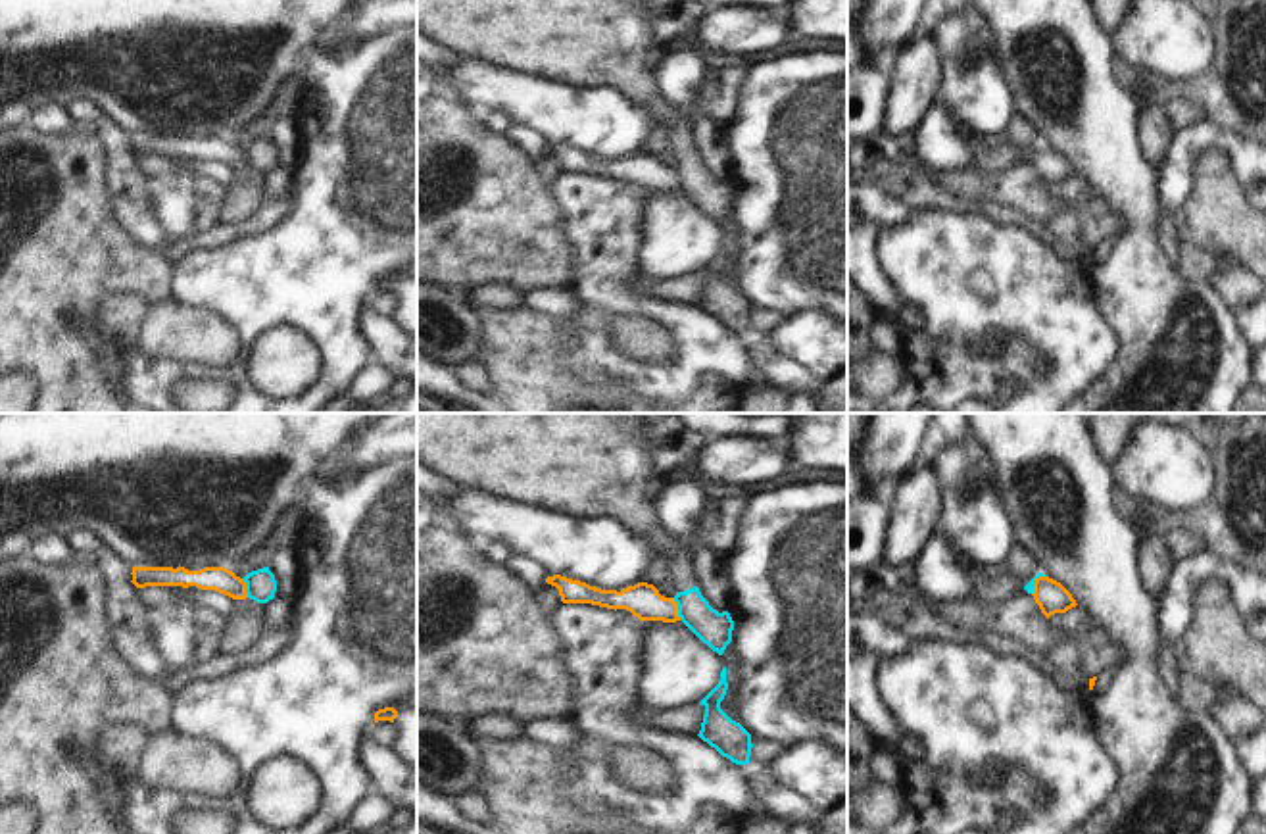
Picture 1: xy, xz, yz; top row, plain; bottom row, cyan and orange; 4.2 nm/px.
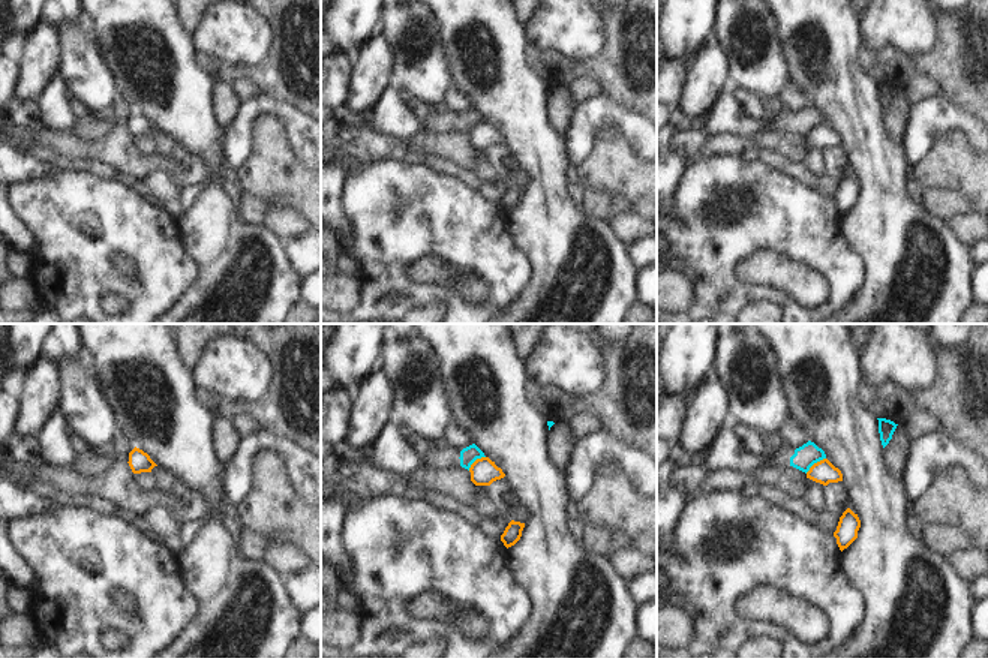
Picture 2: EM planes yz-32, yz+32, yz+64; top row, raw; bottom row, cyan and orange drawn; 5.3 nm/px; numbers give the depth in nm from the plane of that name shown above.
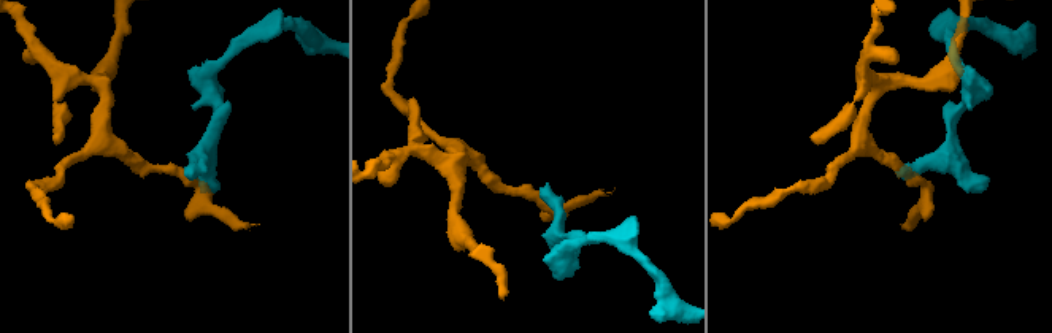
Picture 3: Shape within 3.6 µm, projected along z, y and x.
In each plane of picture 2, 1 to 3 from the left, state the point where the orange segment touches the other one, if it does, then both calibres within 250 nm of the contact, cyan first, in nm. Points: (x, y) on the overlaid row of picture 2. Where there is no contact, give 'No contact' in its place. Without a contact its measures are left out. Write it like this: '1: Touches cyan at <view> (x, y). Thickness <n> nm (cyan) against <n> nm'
1: No contact
2: Touches cyan at yz+32 (476, 459). Thickness 90 nm (cyan) against 140 nm
3: Touches cyan at yz+64 (814, 462). Thickness 120 nm (cyan) against 120 nm.

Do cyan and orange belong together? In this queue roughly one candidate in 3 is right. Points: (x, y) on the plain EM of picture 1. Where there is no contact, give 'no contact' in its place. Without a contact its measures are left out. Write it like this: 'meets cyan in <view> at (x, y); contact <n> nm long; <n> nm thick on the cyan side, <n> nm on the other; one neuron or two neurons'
meets cyan in xz at (679, 179); contact 100 nm long; 140 nm thick on the cyan side, 150 nm on the other; two neurons

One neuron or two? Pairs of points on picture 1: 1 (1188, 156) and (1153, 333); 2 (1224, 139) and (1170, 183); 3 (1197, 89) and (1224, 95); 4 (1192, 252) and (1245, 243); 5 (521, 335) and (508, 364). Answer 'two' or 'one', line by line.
1: two
2: one
3: one
4: two
5: one

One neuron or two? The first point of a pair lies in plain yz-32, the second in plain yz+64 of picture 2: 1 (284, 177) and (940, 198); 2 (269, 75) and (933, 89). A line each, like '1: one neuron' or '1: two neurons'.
1: two neurons
2: two neurons

